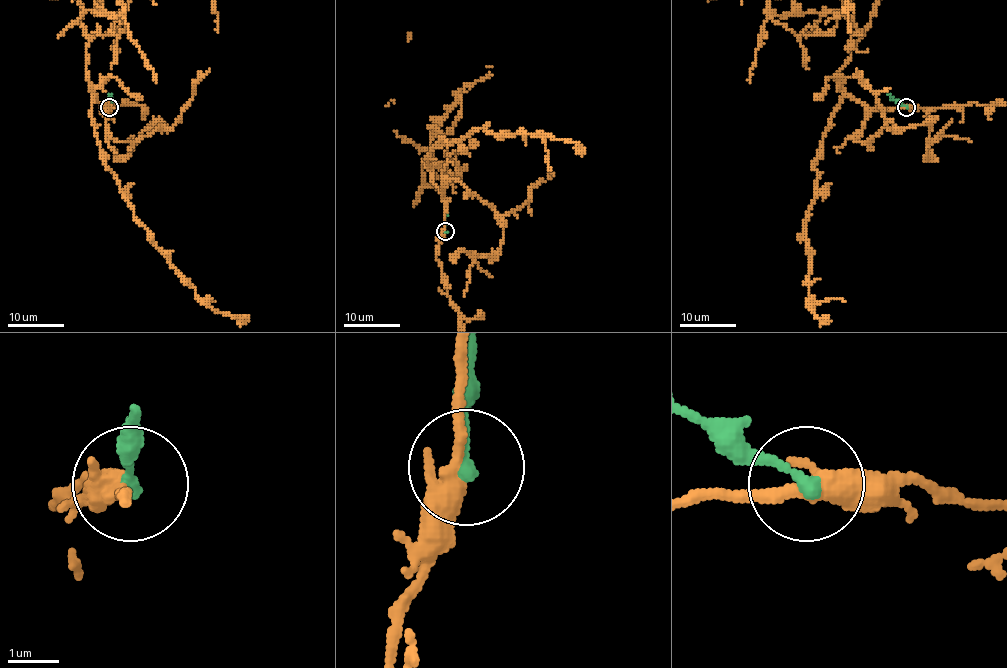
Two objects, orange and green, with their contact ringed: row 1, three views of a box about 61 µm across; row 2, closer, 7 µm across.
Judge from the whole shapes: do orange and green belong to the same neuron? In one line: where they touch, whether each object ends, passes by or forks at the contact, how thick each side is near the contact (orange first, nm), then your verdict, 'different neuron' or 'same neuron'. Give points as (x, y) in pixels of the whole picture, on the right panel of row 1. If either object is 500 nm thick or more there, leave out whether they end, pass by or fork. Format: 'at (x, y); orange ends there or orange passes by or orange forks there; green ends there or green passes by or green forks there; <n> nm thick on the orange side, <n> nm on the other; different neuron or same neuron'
at (906, 107); orange passes by; green ends there; 400 nm thick on the orange side, 280 nm on the other; different neuron

